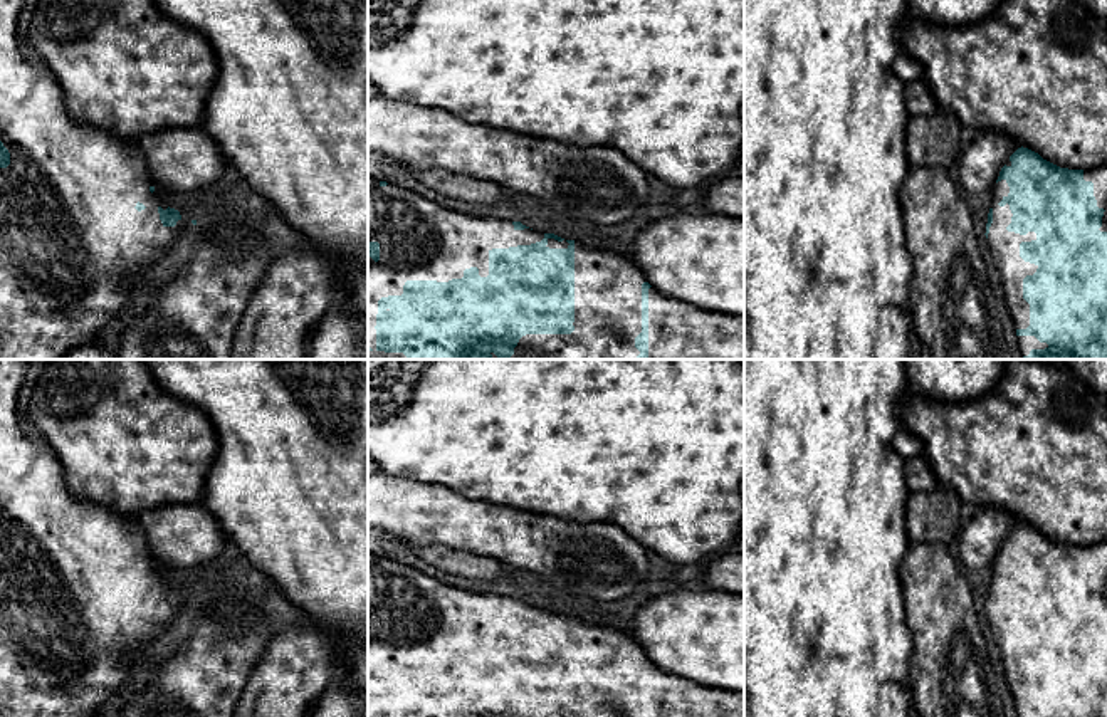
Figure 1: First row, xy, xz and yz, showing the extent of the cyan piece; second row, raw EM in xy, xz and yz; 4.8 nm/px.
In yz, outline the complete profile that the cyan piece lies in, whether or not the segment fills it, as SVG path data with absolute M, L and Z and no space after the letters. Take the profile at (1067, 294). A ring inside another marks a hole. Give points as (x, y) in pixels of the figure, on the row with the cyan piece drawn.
M1018 148L991 191L984 235L1023 359L1107 359L1107 165L1068 170Z

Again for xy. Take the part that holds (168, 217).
M0 0L0 359L62 359L69 351L97 341L102 329L124 309L141 270L153 265L170 243L185 247L178 238L183 222L178 210L163 205L163 191L151 183L143 144L74 121L57 77L47 65L22 54L17 24L24 3L25 0Z

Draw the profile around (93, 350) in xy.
M99 341L69 351L62 359L116 359Z

